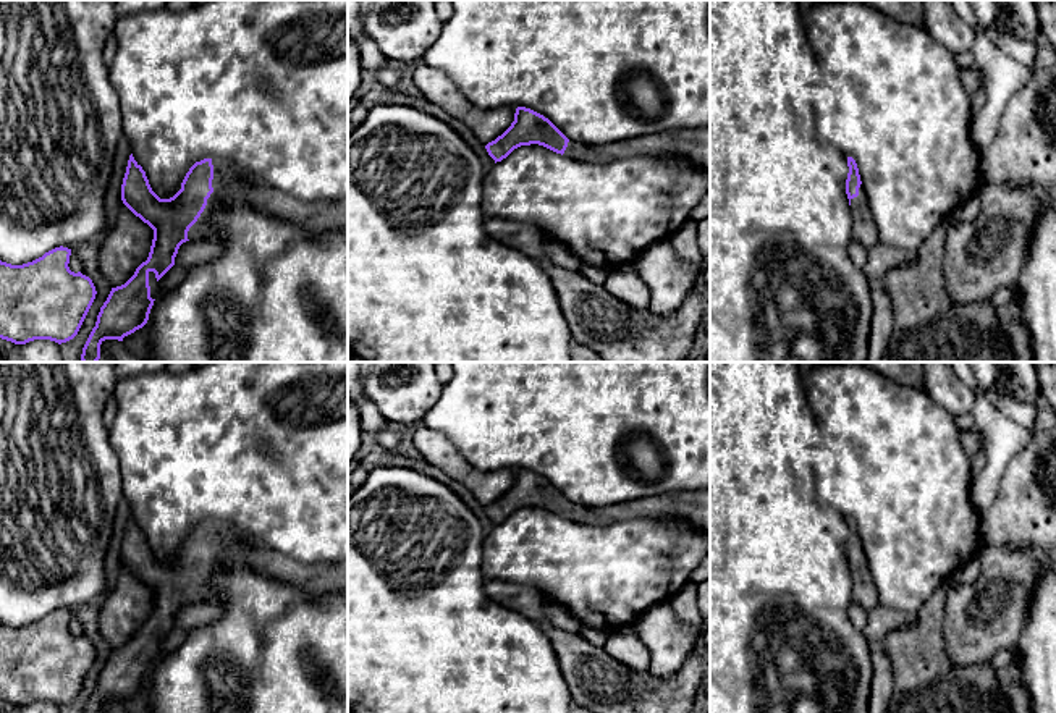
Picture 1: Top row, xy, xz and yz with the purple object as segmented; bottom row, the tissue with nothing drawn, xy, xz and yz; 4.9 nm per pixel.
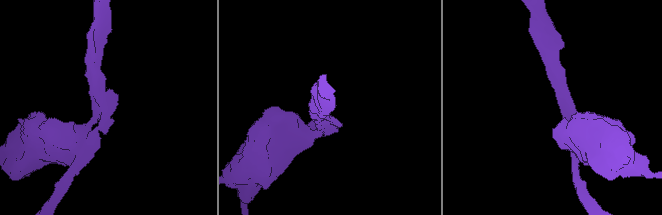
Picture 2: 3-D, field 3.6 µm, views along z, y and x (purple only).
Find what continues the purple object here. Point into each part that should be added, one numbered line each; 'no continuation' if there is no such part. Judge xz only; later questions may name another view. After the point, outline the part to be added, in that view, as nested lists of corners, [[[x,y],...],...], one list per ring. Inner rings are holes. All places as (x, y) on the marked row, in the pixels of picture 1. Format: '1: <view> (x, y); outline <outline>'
1: xz (694, 144); outline [[[710,128],[676,129],[608,146],[589,146],[569,139],[563,155],[579,162],[610,163],[619,158],[661,154],[687,157],[692,163],[710,168]]]

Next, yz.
1: yz (864, 232); outline [[[862,184],[859,188],[859,196],[851,199],[849,207],[852,215],[852,241],[865,247],[875,246],[878,243],[878,234]]]

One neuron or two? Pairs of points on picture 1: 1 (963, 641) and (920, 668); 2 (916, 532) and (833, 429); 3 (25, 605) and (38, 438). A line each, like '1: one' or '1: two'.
1: two
2: one
3: one

